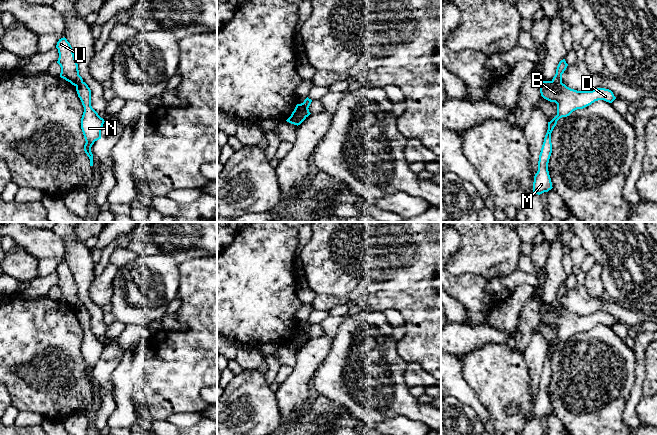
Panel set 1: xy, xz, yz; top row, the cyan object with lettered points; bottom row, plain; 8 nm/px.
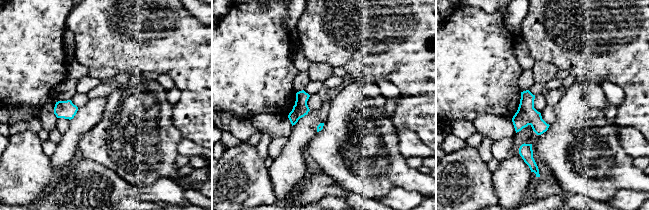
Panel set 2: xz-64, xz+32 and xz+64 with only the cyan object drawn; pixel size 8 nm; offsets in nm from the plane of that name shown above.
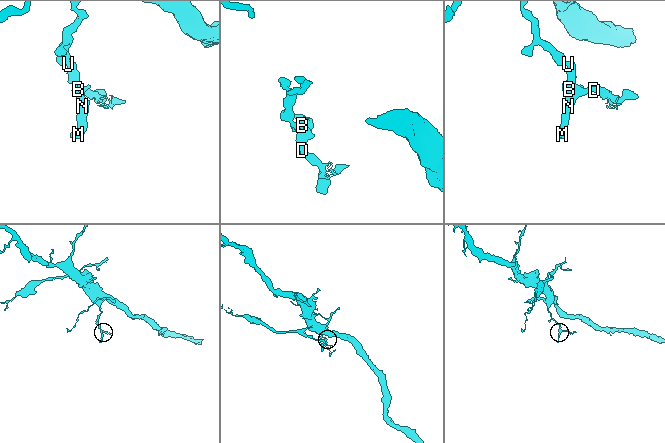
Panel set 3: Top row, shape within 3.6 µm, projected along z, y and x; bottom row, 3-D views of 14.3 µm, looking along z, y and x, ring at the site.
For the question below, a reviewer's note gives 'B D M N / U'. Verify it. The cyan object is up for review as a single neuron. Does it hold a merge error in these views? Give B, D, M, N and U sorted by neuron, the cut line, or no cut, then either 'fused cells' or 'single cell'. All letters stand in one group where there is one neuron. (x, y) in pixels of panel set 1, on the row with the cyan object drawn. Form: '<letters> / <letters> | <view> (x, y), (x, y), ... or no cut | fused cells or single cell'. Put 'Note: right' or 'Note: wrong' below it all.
B D M N / U | xz (300, 104), (306, 116) | fused cells
Note: right

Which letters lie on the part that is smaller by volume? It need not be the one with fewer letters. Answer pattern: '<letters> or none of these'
B, D, M, N

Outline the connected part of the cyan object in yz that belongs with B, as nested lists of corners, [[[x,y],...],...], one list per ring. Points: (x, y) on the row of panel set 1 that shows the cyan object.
[[[543,81],[540,85],[541,96],[557,104],[557,115],[548,122],[548,130],[544,138],[538,161],[538,171],[534,176],[533,192],[542,194],[551,190],[552,182],[548,171],[548,163],[552,153],[551,133],[562,117],[569,116],[577,109],[583,109],[595,101],[604,100],[612,103],[616,97],[613,92],[605,88],[596,88],[592,91],[577,91],[563,83]]]

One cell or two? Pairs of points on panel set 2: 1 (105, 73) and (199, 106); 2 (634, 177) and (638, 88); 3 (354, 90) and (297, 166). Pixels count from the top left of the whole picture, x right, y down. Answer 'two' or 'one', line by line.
1: two
2: two
3: two

